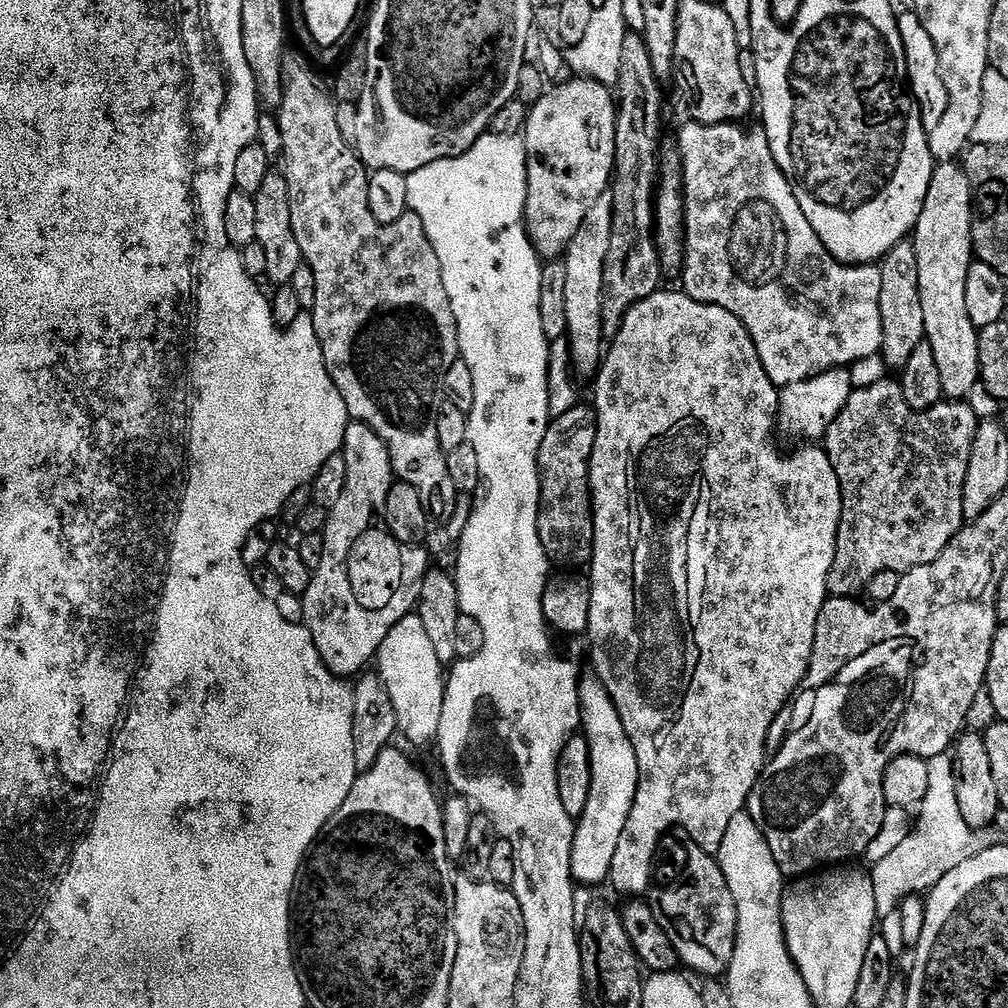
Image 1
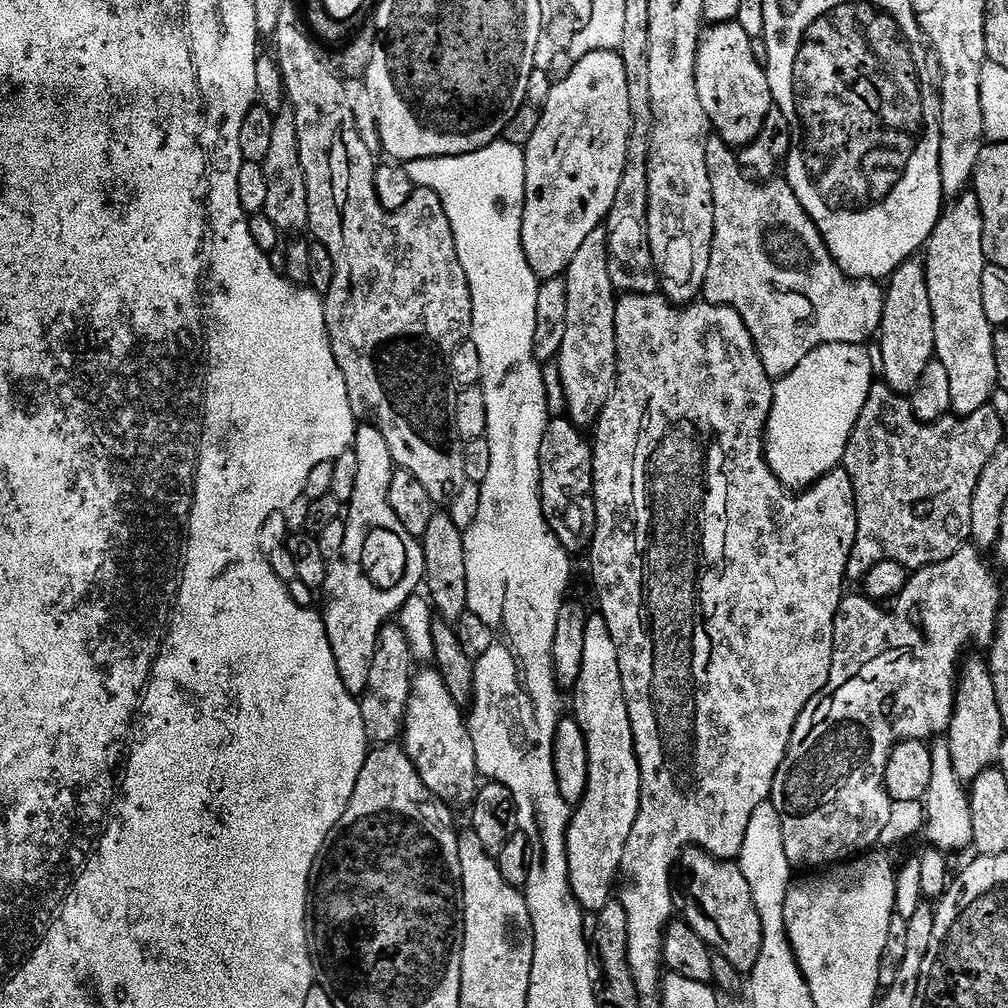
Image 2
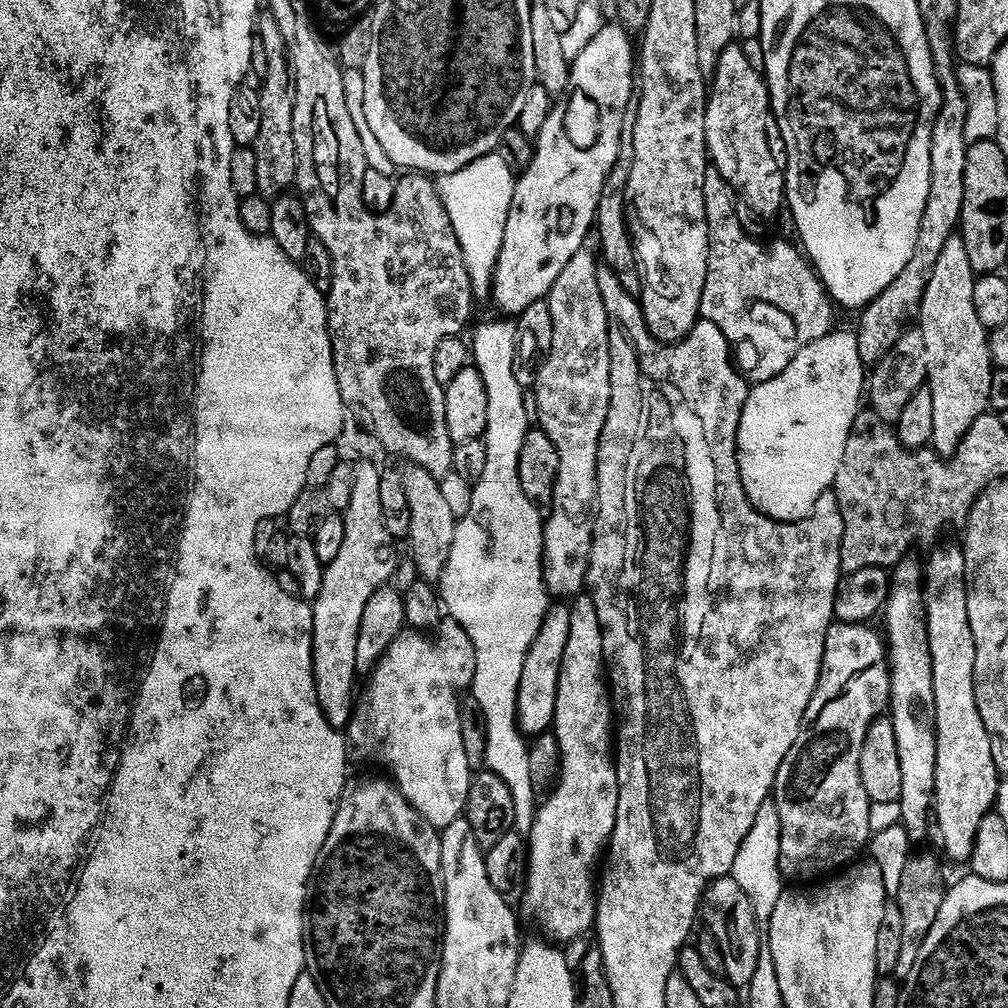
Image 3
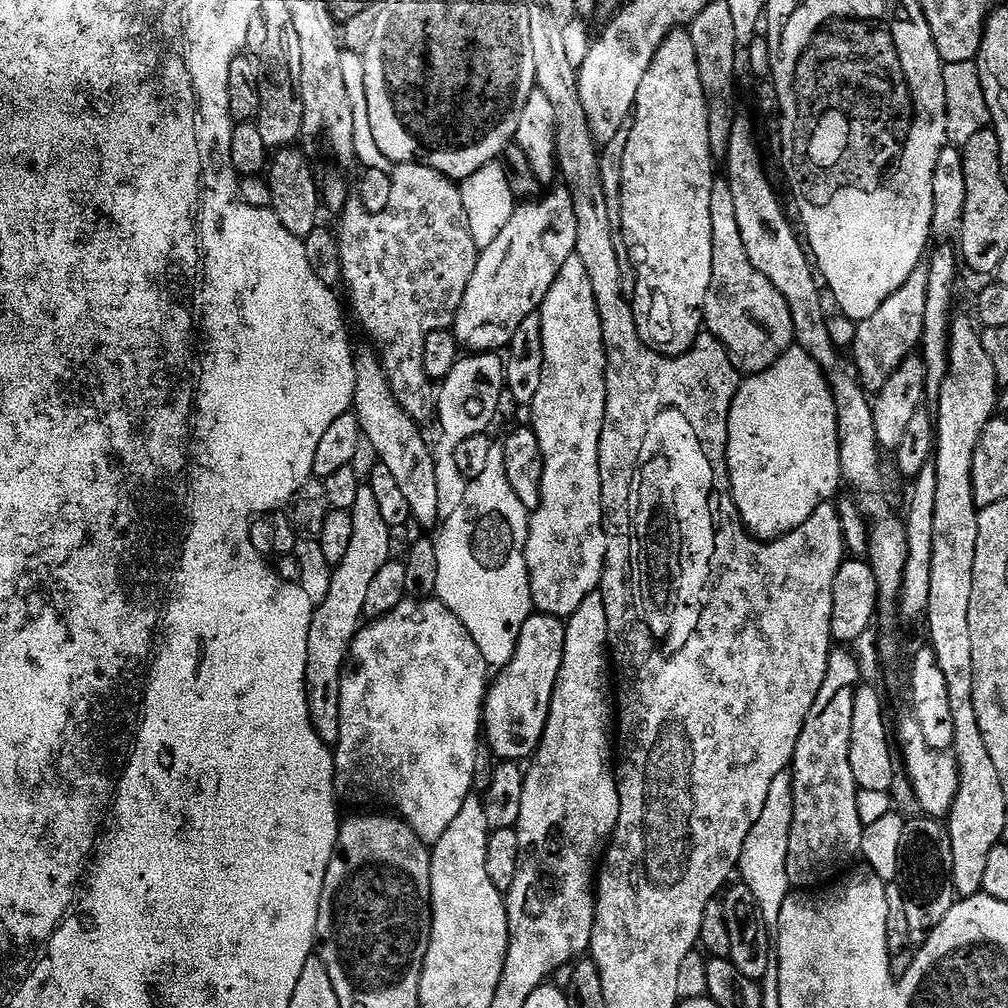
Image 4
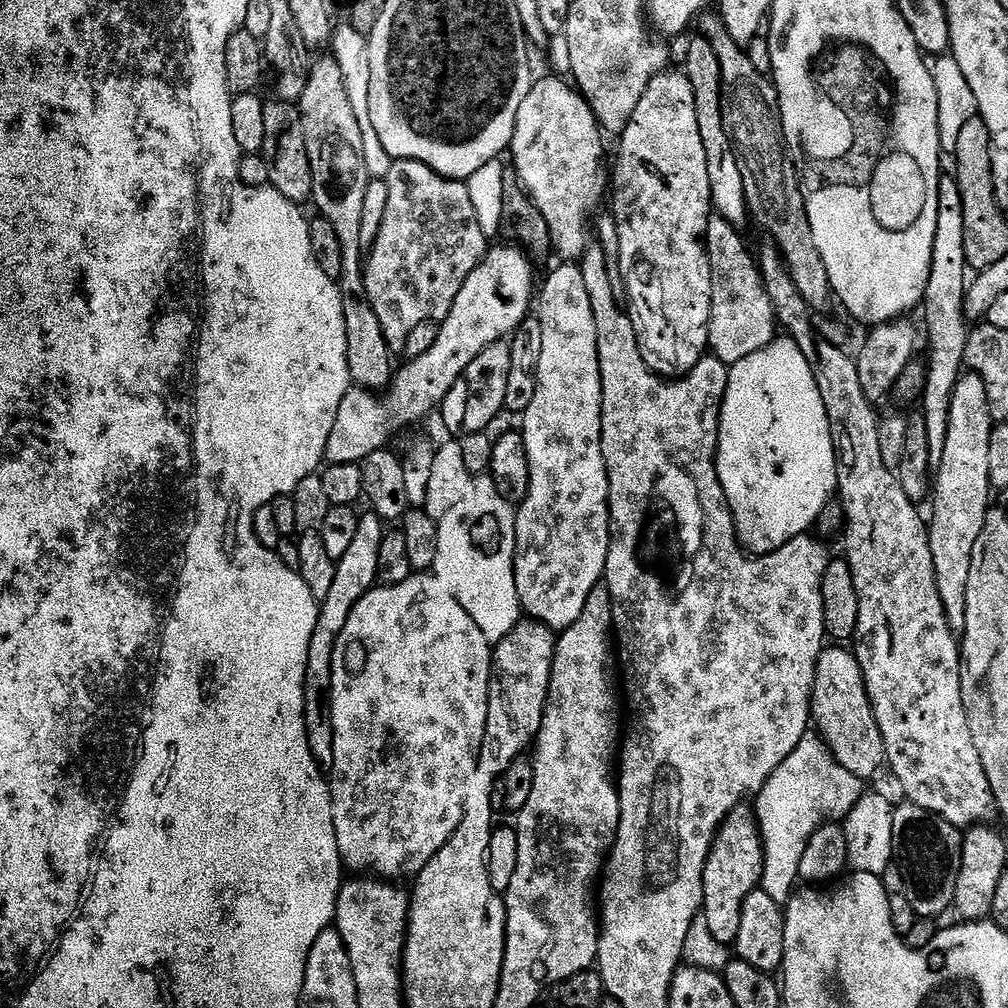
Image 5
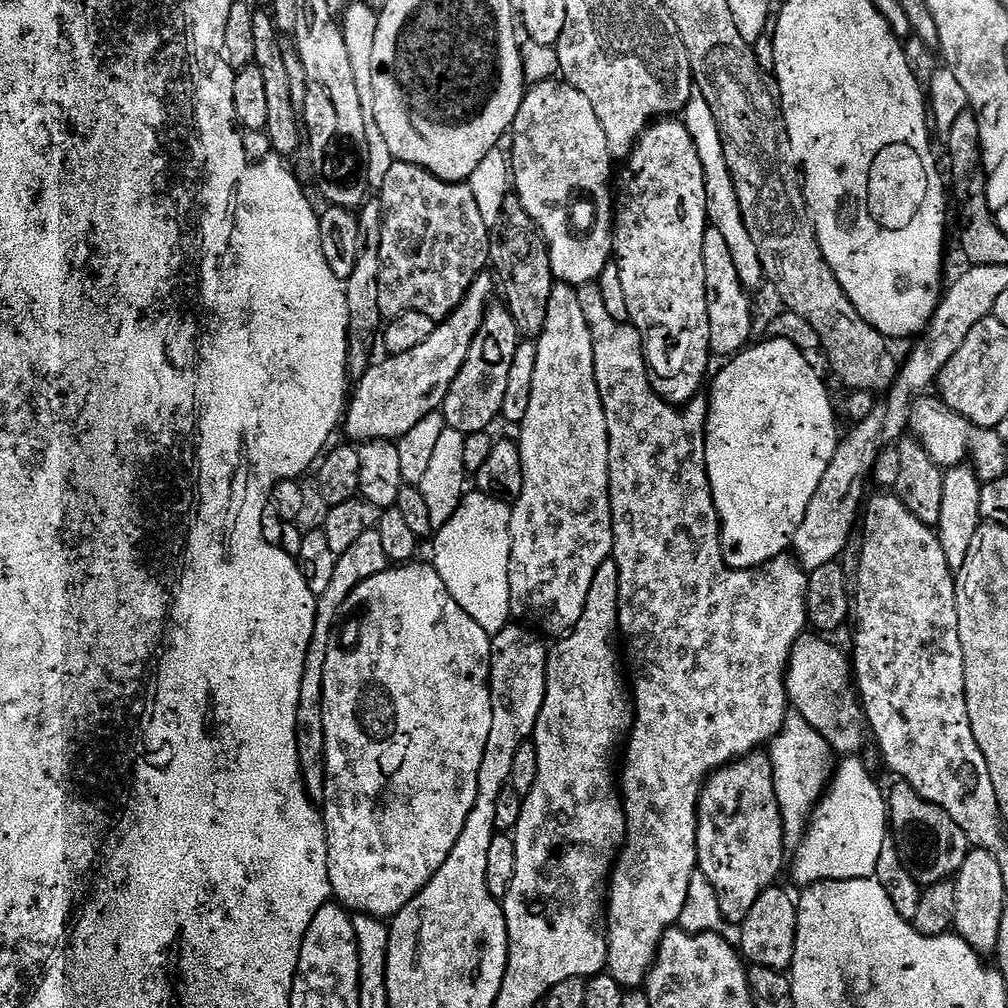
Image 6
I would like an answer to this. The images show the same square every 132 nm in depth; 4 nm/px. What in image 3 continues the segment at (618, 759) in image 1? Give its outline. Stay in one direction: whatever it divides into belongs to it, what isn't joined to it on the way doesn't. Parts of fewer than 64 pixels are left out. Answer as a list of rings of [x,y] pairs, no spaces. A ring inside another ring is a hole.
[[[581,594],[575,597],[570,607],[570,639],[566,641],[566,654],[562,654],[562,674],[558,678],[554,725],[560,747],[560,779],[537,807],[532,830],[526,836],[528,874],[522,897],[523,907],[528,907],[529,914],[544,927],[545,934],[549,936],[545,937],[560,946],[593,931],[598,884],[595,879],[592,881],[592,871],[596,868],[596,859],[605,855],[614,834],[620,797],[614,759],[614,705],[604,662],[604,627],[600,625],[598,610],[591,595]]]

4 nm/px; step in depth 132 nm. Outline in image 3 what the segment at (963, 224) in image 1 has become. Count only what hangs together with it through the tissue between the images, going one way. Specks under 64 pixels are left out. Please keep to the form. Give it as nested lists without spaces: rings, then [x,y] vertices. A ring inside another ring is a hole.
[[[952,236],[942,254],[938,257],[938,264],[930,274],[930,282],[926,286],[926,294],[920,303],[918,313],[918,330],[923,334],[926,342],[926,362],[928,363],[928,378],[926,387],[930,394],[934,394],[934,434],[931,447],[937,456],[945,458],[953,456],[970,426],[978,422],[980,416],[989,411],[990,378],[994,371],[992,363],[992,346],[989,329],[978,322],[978,310],[974,310],[974,286],[978,273],[970,266],[970,254],[966,254],[966,242],[963,236]]]

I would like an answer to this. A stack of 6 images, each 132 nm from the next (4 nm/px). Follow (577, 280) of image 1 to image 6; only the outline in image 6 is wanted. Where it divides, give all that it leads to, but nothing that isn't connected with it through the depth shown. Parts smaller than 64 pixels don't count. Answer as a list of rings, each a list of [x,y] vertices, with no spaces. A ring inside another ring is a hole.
[[[557,283],[550,294],[544,333],[536,340],[538,358],[534,366],[534,390],[530,410],[519,425],[522,454],[522,494],[511,505],[510,518],[510,610],[512,620],[539,630],[545,637],[563,637],[582,618],[590,582],[598,566],[612,555],[612,507],[608,493],[608,431],[598,382],[594,378],[594,346],[586,314],[578,302],[576,288]]]

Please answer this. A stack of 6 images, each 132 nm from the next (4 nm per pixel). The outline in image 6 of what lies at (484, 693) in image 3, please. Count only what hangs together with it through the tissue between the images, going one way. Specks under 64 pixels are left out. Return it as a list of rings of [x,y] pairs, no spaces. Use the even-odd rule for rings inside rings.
[[[475,490],[465,495],[454,518],[435,533],[436,560],[434,567],[446,582],[446,590],[489,634],[501,632],[512,620],[510,610],[510,518],[511,507],[485,492]]]

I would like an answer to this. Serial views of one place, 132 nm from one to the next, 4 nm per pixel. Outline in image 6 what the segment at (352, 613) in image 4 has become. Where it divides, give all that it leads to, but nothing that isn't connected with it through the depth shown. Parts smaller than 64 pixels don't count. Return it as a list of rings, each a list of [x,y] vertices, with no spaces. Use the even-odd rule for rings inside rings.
[[[376,531],[362,534],[350,550],[346,550],[336,557],[334,578],[330,586],[326,586],[324,593],[316,602],[316,625],[312,641],[306,654],[306,666],[302,674],[302,690],[298,694],[298,714],[296,715],[296,741],[298,742],[298,762],[300,773],[304,779],[304,789],[313,802],[324,799],[326,790],[326,730],[322,726],[322,674],[326,670],[326,650],[330,650],[332,630],[336,626],[336,617],[340,614],[340,607],[346,598],[366,578],[374,578],[374,574],[382,574],[390,566],[382,538],[378,538]]]

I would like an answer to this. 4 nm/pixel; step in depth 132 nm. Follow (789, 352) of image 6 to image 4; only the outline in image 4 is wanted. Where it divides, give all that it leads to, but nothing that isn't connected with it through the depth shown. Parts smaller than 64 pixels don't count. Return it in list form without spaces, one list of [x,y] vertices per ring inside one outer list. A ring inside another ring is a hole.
[[[793,346],[788,351],[783,352],[772,366],[765,372],[757,372],[749,375],[741,383],[736,391],[736,397],[730,410],[728,419],[728,477],[732,483],[732,497],[736,503],[736,509],[740,512],[740,518],[744,521],[744,527],[756,537],[757,540],[765,542],[769,540],[778,540],[781,536],[787,536],[796,528],[809,520],[818,510],[818,506],[833,499],[832,495],[842,488],[842,477],[840,475],[840,439],[838,438],[838,422],[836,421],[836,407],[832,397],[832,387],[828,385],[828,378],[823,370],[816,365],[814,358],[806,354],[799,346]]]

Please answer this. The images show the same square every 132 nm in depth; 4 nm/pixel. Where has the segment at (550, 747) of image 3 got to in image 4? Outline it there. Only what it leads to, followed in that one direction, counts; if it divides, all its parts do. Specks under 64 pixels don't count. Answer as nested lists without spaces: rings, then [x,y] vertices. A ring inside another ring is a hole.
[[[545,612],[533,614],[526,626],[522,626],[522,634],[518,634],[514,658],[510,658],[508,665],[499,669],[491,681],[484,697],[482,736],[497,761],[524,762],[524,759],[535,757],[544,737],[550,702],[564,657],[564,625],[565,621],[559,616],[548,616]]]

